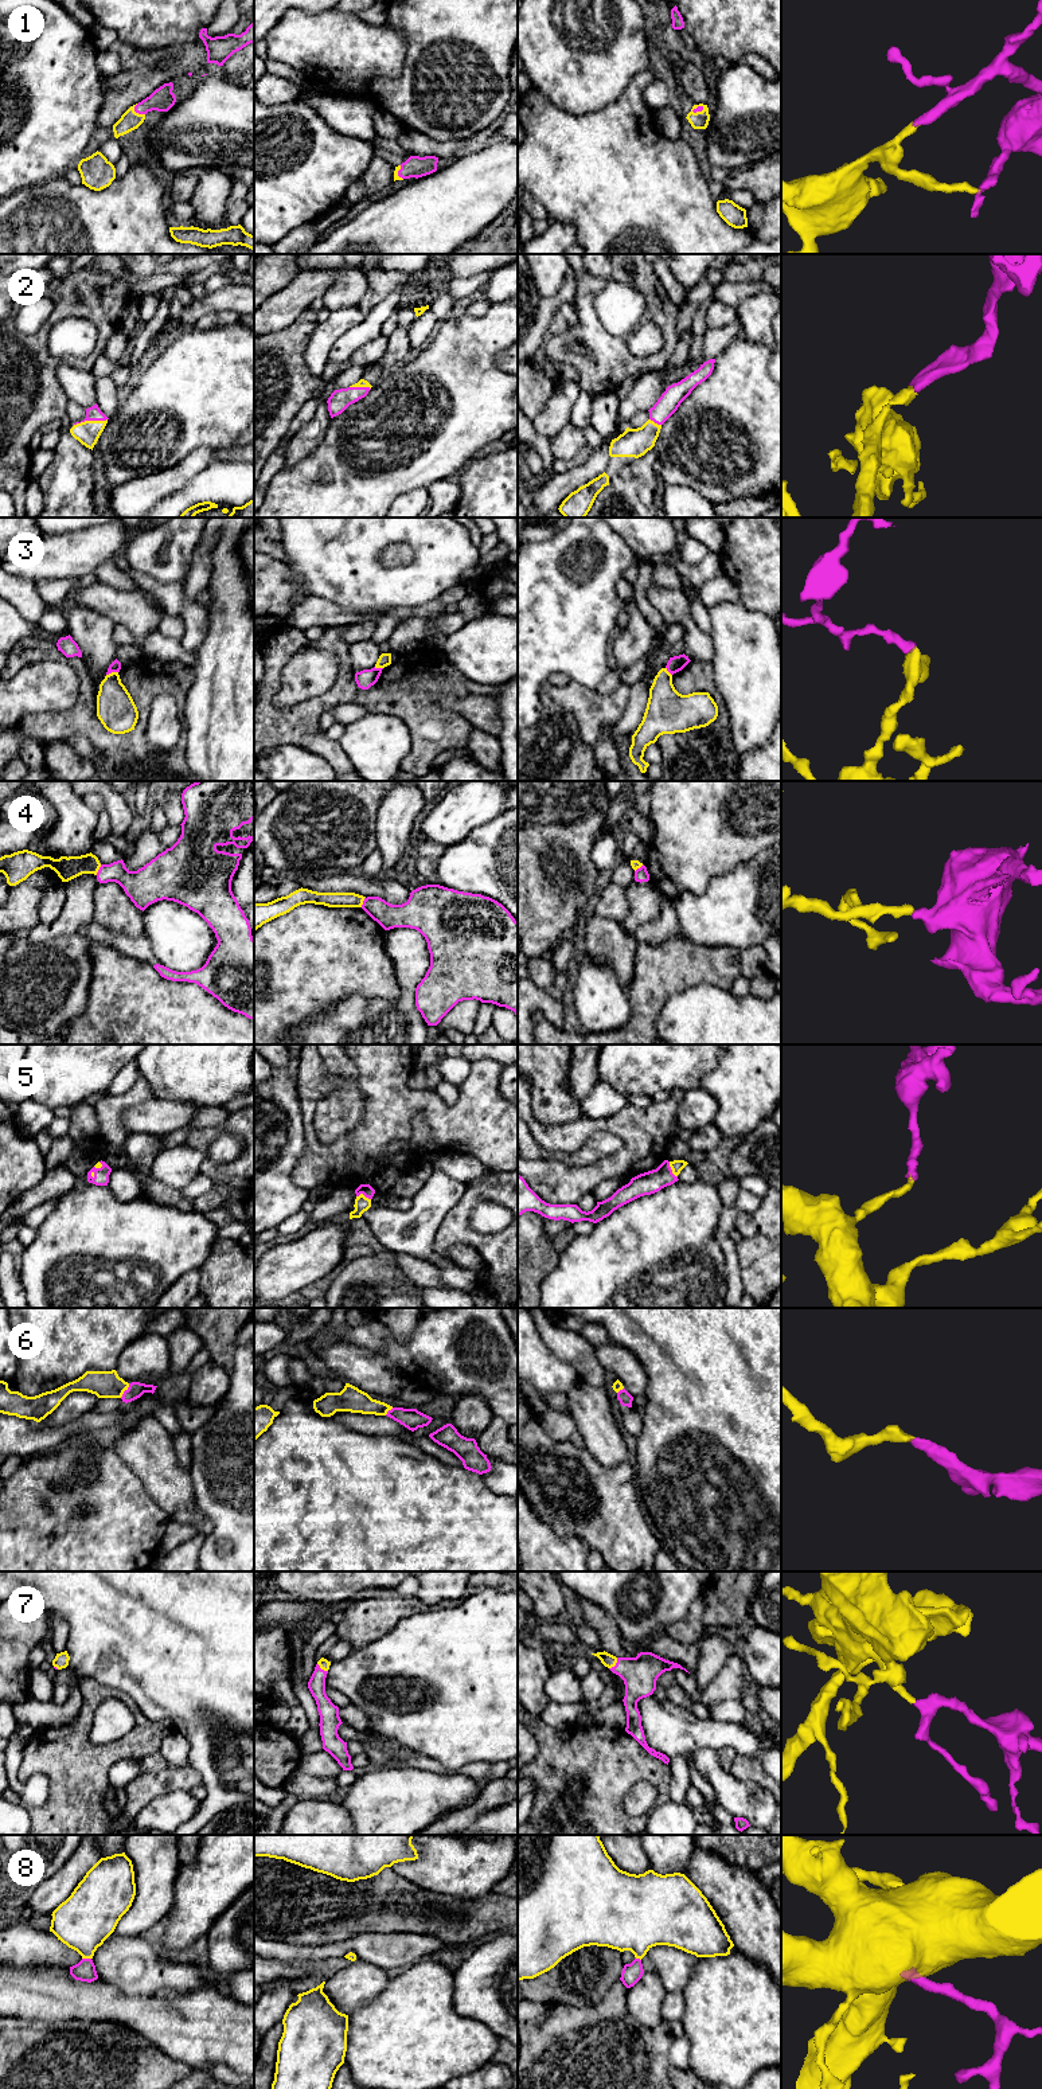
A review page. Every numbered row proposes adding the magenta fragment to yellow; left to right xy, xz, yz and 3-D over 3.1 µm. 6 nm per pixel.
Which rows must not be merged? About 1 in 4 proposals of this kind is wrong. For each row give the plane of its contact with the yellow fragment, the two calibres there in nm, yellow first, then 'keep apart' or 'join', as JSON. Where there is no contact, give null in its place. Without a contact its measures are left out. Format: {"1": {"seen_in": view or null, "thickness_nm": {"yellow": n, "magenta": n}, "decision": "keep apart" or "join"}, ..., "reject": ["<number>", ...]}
{"1": {"seen_in": "xy", "thickness_nm": {"yellow": 120, "magenta": 140}, "decision": "join"}, "2": {"seen_in": "xy", "thickness_nm": {"yellow": 140, "magenta": 90}, "decision": "join"}, "3": {"seen_in": "xy", "thickness_nm": {"yellow": 240, "magenta": 60}, "decision": "keep apart"}, "4": {"seen_in": "xy", "thickness_nm": {"yellow": 140, "magenta": 160}, "decision": "keep apart"}, "5": {"seen_in": "yz", "thickness_nm": {"yellow": 80, "magenta": 140}, "decision": "join"}, "6": {"seen_in": "xy", "thickness_nm": {"yellow": 160, "magenta": 90}, "decision": "join"}, "7": {"seen_in": "yz", "thickness_nm": {"yellow": 80, "magenta": 200}, "decision": "join"}, "8": {"seen_in": "xy", "thickness_nm": {"yellow": 340, "magenta": 130}, "decision": "join"}, "reject": ["3", "4"]}

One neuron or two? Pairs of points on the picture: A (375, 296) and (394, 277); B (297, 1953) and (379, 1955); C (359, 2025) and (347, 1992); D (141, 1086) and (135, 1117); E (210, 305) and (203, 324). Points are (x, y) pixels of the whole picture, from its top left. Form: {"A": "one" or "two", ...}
{"A": "one", "B": "one", "C": "two", "D": "two", "E": "two"}

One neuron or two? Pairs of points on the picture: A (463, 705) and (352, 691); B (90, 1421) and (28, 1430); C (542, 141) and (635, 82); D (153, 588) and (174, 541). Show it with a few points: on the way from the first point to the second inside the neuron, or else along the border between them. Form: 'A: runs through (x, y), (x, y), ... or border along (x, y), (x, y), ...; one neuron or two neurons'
A: border along (438, 697), (443, 707), (456, 711), (465, 719); two neurons
B: runs through (75, 1425), (63, 1433), (43, 1433); one neuron
C: runs through (568, 141), (588, 141), (621, 108); one neuron
D: border along (131, 567), (162, 582), (184, 580); two neurons

